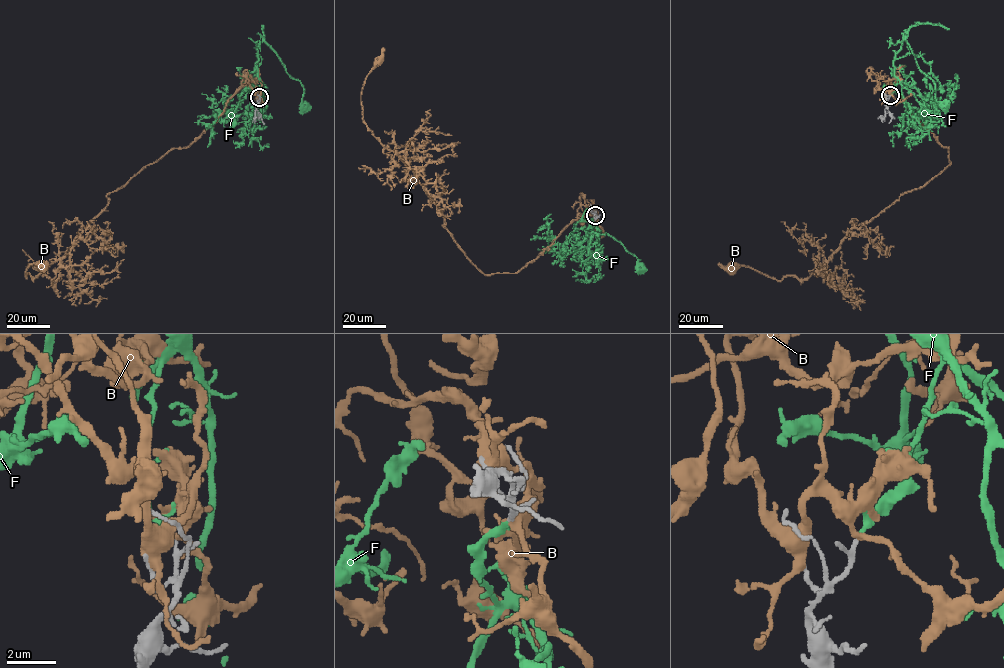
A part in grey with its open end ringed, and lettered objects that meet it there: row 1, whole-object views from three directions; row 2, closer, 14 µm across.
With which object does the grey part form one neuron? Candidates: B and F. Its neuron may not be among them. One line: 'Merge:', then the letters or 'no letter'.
Merge: F

